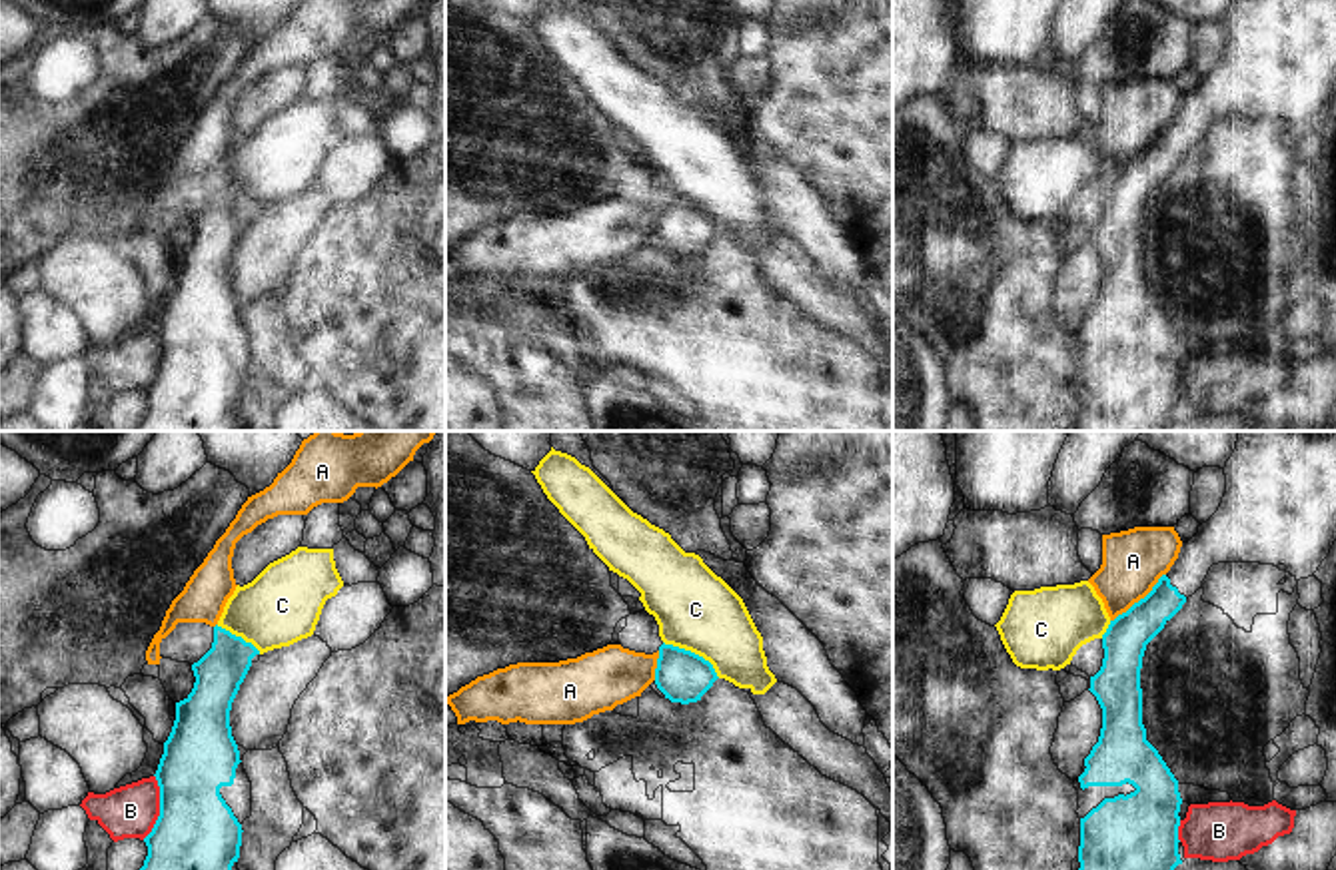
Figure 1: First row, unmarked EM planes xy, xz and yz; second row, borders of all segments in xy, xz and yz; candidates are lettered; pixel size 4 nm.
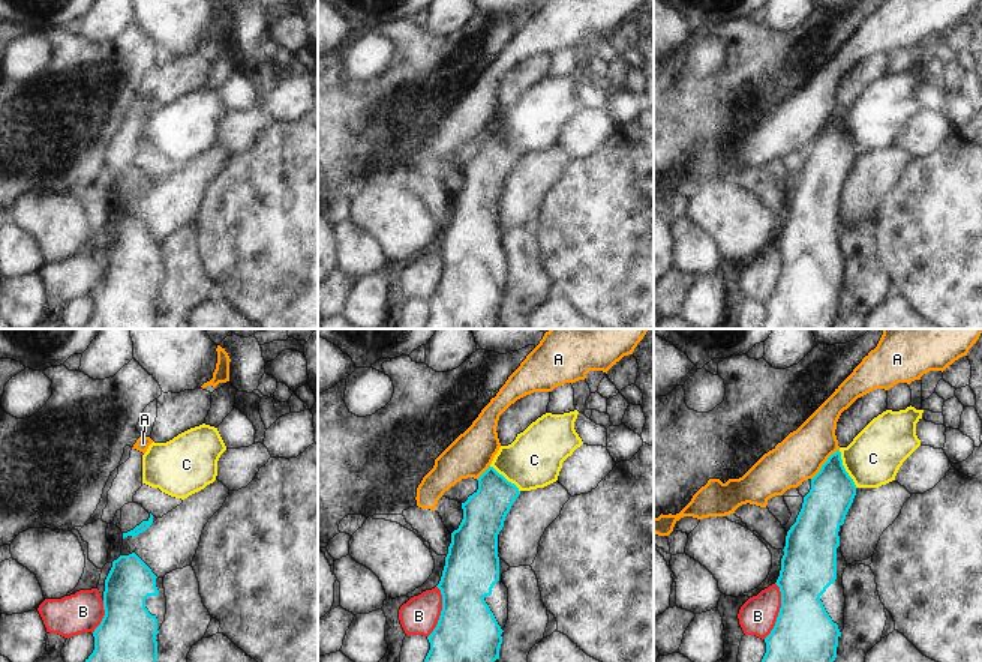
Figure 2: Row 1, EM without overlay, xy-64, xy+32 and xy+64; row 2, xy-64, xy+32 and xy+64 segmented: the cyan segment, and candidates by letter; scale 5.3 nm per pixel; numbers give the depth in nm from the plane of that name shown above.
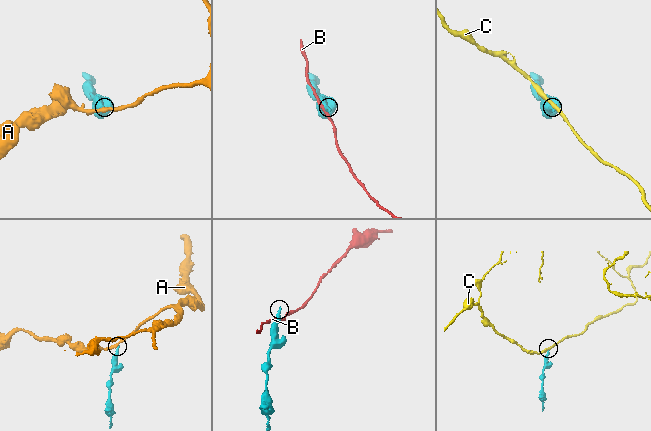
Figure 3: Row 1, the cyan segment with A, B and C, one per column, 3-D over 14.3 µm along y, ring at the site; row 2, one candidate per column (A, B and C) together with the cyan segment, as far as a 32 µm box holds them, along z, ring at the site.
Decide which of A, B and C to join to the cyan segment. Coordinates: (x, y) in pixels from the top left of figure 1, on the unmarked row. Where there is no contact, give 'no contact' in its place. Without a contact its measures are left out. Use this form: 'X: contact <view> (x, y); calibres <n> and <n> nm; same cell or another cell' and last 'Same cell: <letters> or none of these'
A: contact yz (1141, 152); calibres 180 and 260 nm; another cell
B: contact xy (160, 360); calibres 360 and 220 nm; another cell
C: contact xz (693, 206); calibres 220 and 320 nm; another cell
Same cell: none of these

